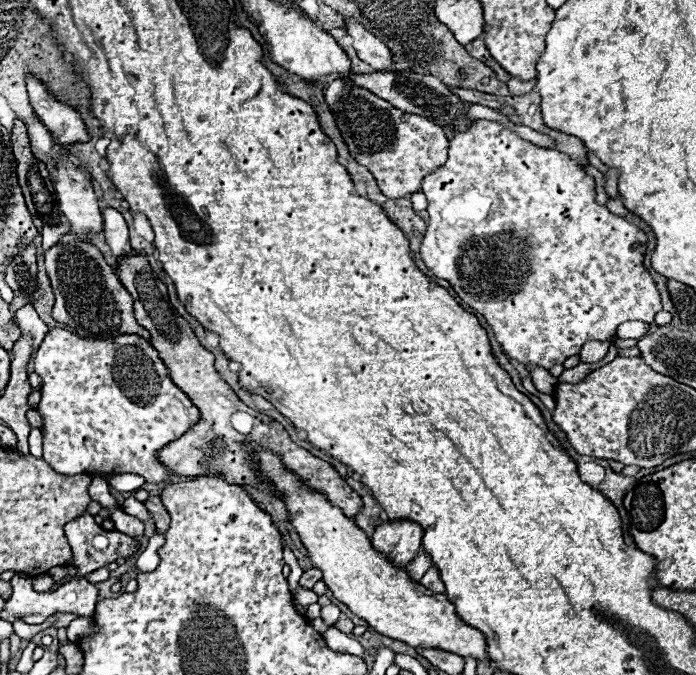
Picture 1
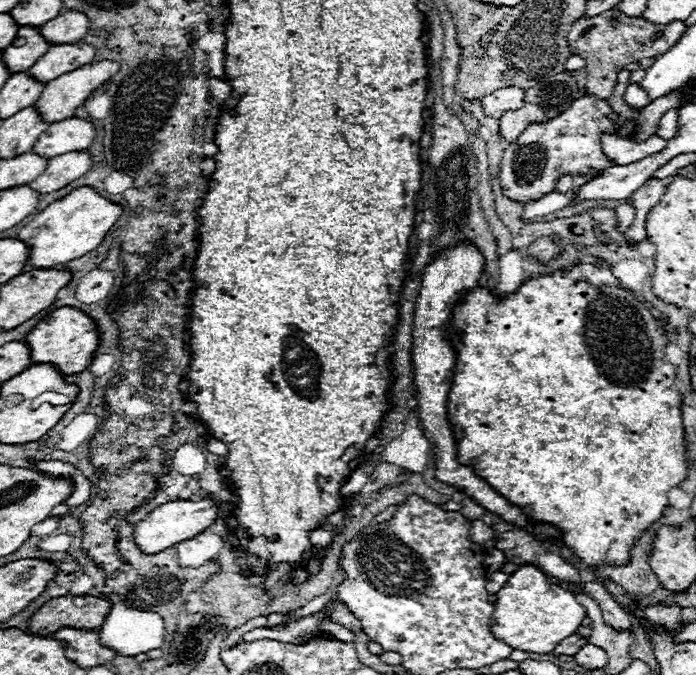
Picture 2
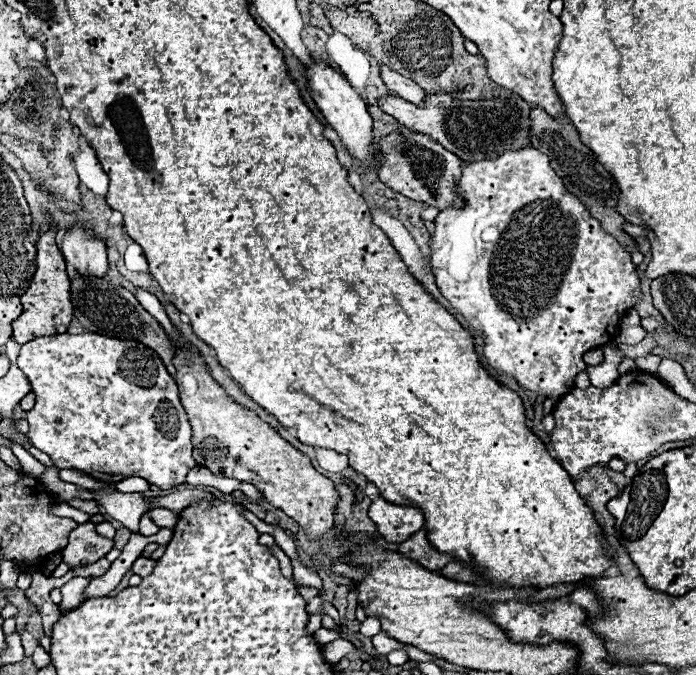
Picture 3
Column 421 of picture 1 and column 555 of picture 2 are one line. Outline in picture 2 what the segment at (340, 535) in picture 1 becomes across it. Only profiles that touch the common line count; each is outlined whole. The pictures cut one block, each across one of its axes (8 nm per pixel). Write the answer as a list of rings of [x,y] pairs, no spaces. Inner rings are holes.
[[[524,564],[516,572],[510,574],[504,588],[496,594],[496,608],[492,614],[492,632],[494,632],[494,636],[498,636],[498,640],[504,640],[512,648],[518,648],[524,652],[546,654],[558,646],[558,640],[564,640],[566,636],[574,634],[580,628],[584,618],[586,618],[586,610],[584,610],[584,606],[578,604],[578,600],[572,592],[552,584],[540,568],[534,568],[532,564]]]

